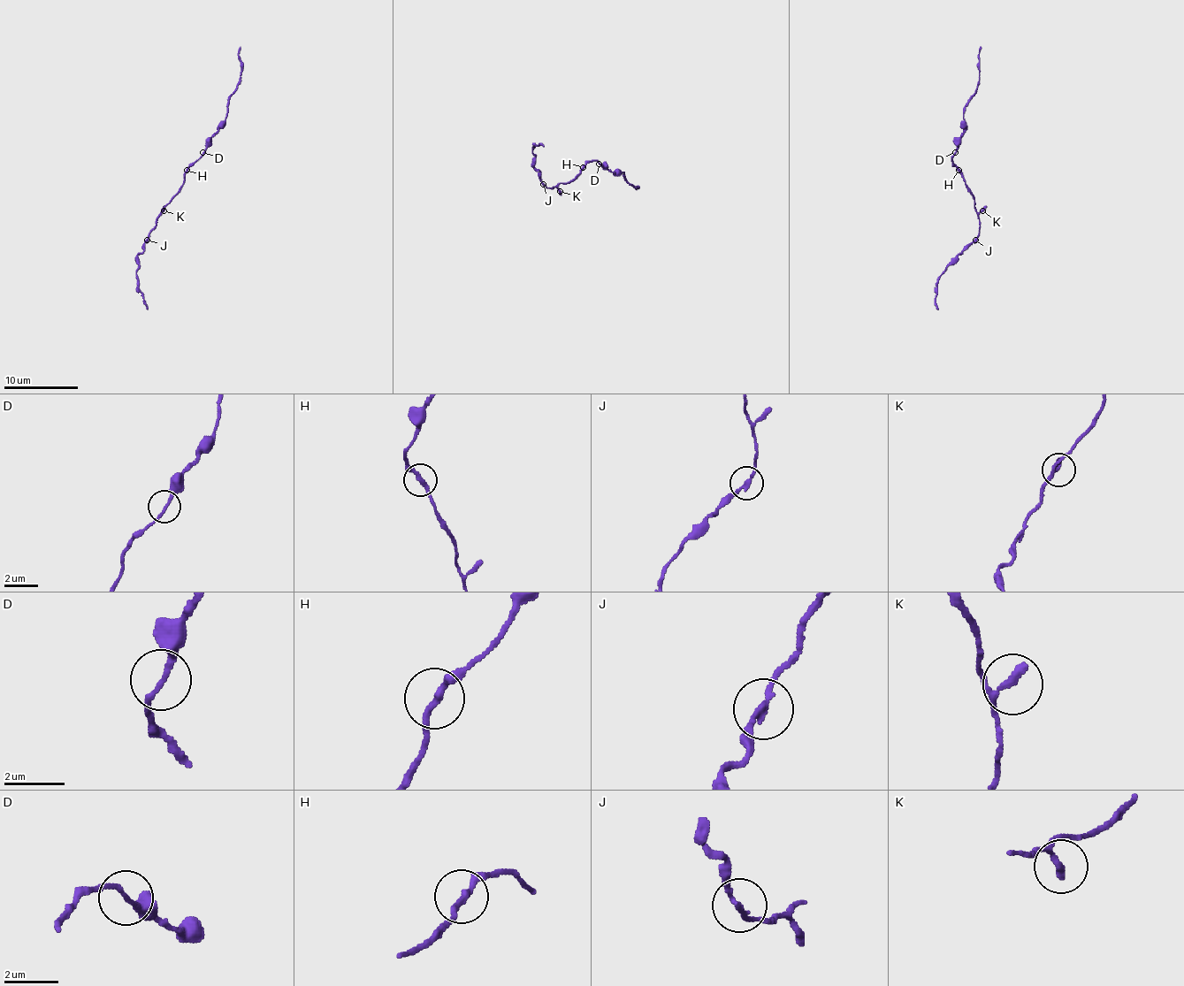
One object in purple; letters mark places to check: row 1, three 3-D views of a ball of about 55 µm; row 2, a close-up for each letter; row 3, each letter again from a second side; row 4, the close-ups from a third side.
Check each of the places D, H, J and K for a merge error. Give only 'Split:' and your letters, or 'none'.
Split: J

